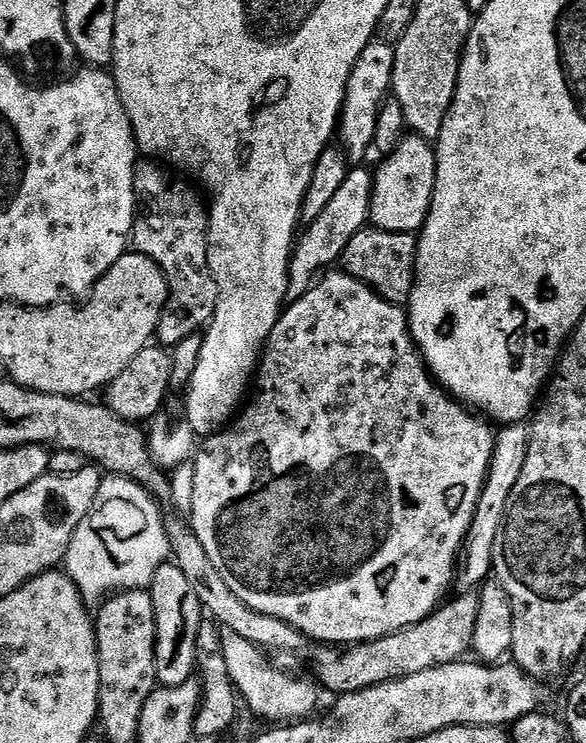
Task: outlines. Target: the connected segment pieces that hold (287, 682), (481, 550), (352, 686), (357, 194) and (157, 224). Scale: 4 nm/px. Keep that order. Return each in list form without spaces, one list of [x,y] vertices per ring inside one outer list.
[[[224,632],[222,648],[226,654],[226,666],[230,669],[230,678],[236,683],[236,691],[243,703],[256,716],[272,722],[304,722],[316,712],[320,704],[322,688],[315,679],[307,680],[304,676],[291,676],[280,668],[275,668],[268,659],[265,649],[254,646],[254,642],[246,642],[246,638],[238,638],[238,634]]]
[[[527,423],[509,424],[497,433],[495,452],[492,455],[491,469],[488,471],[487,482],[476,507],[474,522],[468,531],[457,569],[456,586],[459,591],[470,592],[483,585],[491,575],[498,548],[500,530],[503,527],[506,506],[510,494],[517,485],[518,477],[528,457],[529,438],[531,431]]]
[[[460,594],[457,600],[449,599],[431,616],[414,626],[406,626],[389,636],[369,640],[367,644],[354,644],[339,650],[324,650],[316,660],[315,679],[325,689],[335,694],[366,690],[370,686],[401,680],[410,674],[422,674],[422,670],[454,664],[469,655],[474,638],[474,626],[478,626],[480,597],[476,594]]]
[[[364,166],[349,167],[346,182],[342,182],[333,200],[326,205],[326,210],[322,210],[322,214],[318,214],[318,218],[314,218],[314,222],[299,233],[292,249],[292,260],[288,264],[289,301],[302,298],[302,294],[309,292],[318,274],[331,269],[346,250],[350,238],[354,238],[354,234],[358,234],[369,223],[372,214],[373,173],[366,169]]]
[[[156,162],[137,163],[138,211],[130,237],[131,247],[143,256],[150,257],[168,280],[168,301],[162,310],[155,335],[155,339],[168,350],[177,348],[186,342],[186,338],[197,335],[211,321],[218,306],[218,282],[214,282],[208,261],[210,212],[205,197],[200,197],[187,179],[171,174],[176,175]]]

